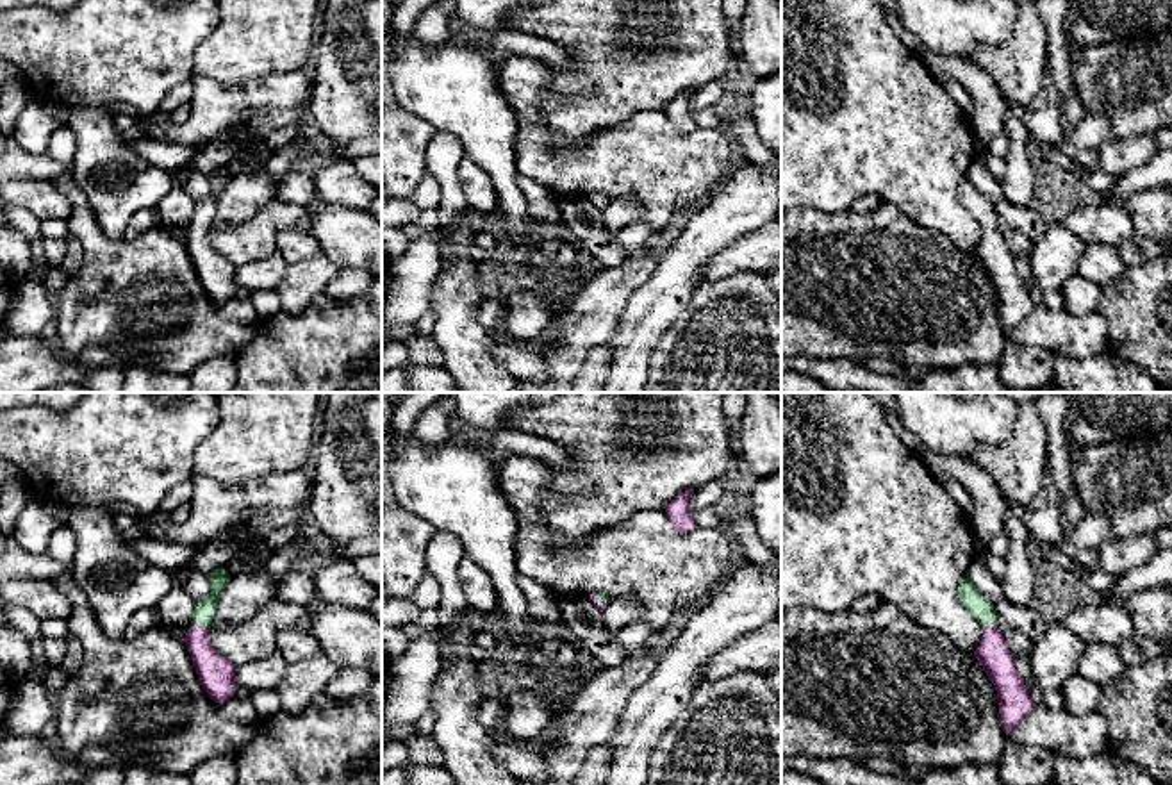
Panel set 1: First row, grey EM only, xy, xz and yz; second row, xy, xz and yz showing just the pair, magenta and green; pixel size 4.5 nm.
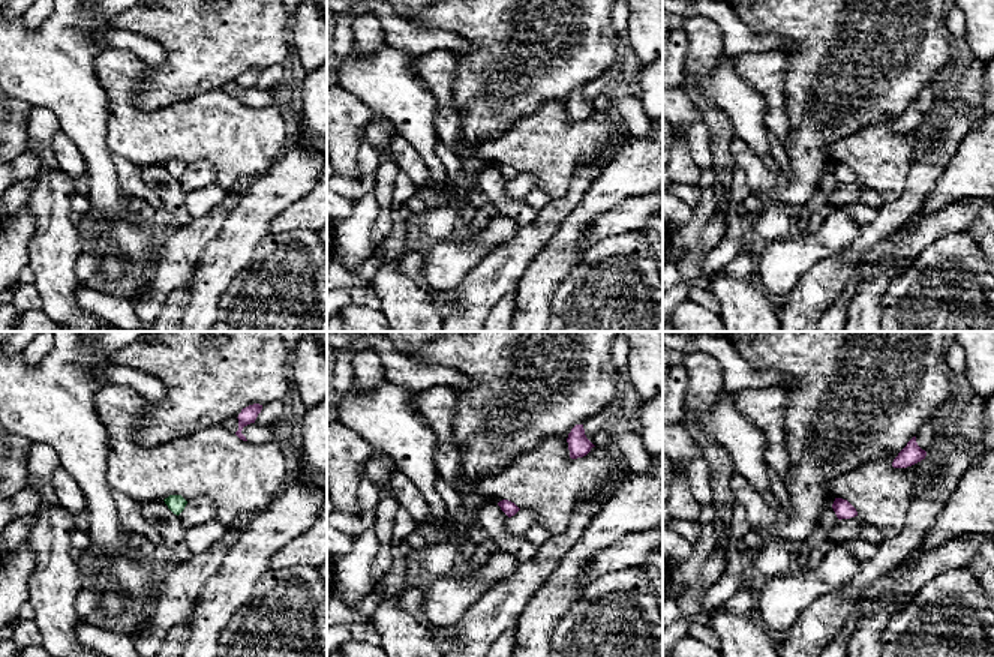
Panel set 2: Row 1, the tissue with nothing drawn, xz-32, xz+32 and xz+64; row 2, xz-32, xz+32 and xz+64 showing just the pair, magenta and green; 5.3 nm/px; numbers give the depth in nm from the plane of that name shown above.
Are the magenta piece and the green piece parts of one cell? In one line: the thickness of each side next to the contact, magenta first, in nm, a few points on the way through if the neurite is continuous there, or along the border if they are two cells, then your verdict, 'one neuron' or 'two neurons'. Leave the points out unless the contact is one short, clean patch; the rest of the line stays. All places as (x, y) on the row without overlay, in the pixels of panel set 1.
160 nm thick on the magenta side, 100 nm on the other; runs through xy (216, 273), (198, 247), (198, 225), (204, 213); one neuron

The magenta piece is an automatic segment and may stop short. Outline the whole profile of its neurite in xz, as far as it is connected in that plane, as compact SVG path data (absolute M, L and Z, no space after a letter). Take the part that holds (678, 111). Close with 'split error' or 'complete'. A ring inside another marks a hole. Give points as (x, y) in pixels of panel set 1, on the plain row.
M694 91L681 93L665 109L667 118L671 120L674 128L681 134L689 134L697 128L696 123L692 121L690 107L689 107L692 95Z; complete

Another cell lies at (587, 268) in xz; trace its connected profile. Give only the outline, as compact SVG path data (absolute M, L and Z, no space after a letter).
M582 255L580 262L574 269L569 271L573 296L590 280L594 280L599 273L603 273L603 266L594 259Z

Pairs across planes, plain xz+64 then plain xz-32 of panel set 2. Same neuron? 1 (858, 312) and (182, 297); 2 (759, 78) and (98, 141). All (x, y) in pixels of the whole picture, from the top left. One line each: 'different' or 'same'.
1: different
2: different

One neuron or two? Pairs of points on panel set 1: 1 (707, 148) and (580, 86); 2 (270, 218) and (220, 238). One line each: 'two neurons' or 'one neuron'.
1: two neurons
2: one neuron

